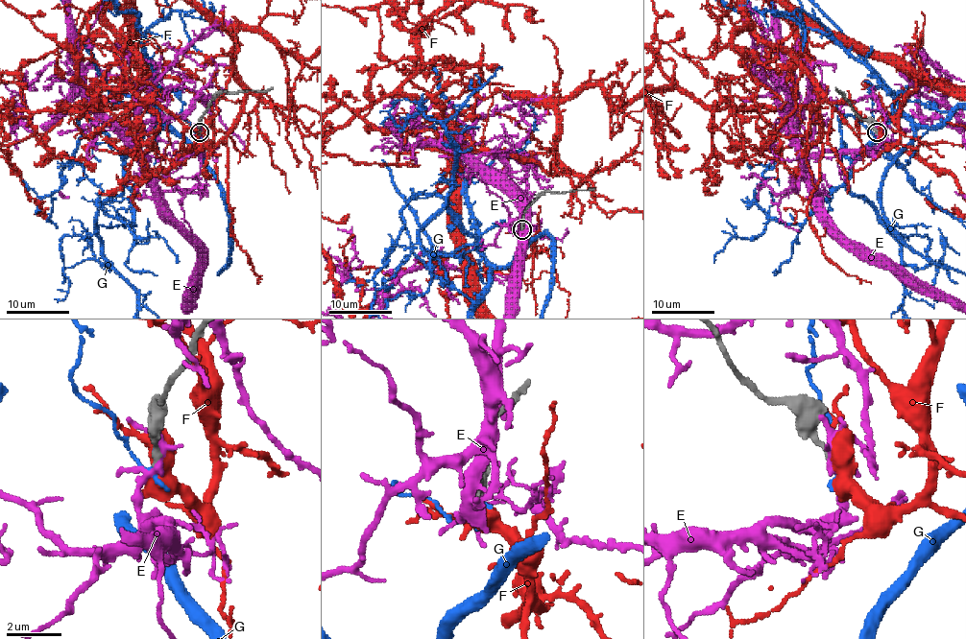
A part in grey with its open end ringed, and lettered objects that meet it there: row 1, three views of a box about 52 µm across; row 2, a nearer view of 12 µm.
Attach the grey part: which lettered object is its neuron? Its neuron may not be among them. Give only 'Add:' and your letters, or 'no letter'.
Add: G

